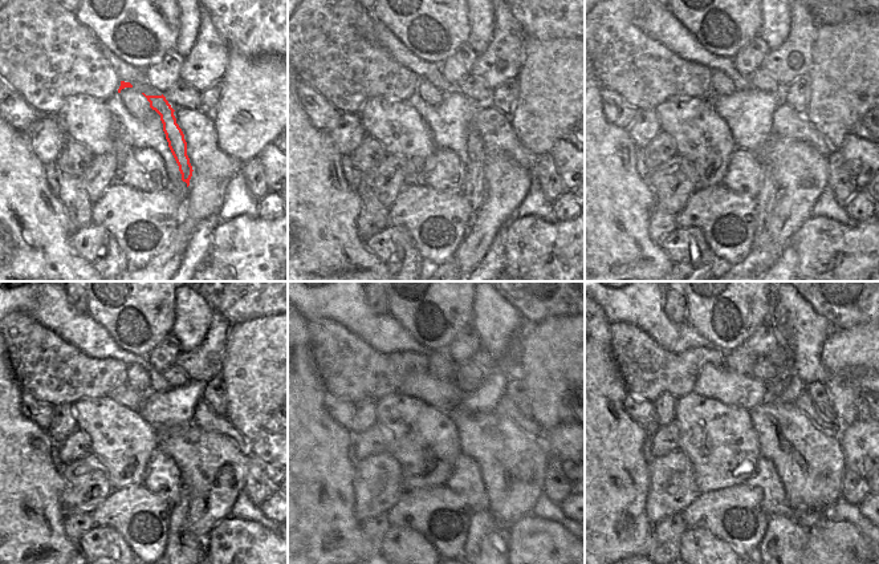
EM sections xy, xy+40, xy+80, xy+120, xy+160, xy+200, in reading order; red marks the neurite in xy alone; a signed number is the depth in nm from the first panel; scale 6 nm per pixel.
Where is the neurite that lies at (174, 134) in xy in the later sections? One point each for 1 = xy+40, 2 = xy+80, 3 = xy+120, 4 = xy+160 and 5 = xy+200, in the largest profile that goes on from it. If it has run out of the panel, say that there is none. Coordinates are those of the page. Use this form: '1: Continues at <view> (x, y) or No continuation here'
1: Continues at xy+40 (473, 186)
2: Continues at xy+80 (768, 197)
3: Continues at xy+120 (184, 551)
4: Continues at xy+160 (485, 550)
5: Continues at xy+200 (781, 548).

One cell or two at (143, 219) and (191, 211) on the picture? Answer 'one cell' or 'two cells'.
two cells

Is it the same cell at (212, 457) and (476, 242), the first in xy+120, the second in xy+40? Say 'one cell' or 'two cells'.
one cell

